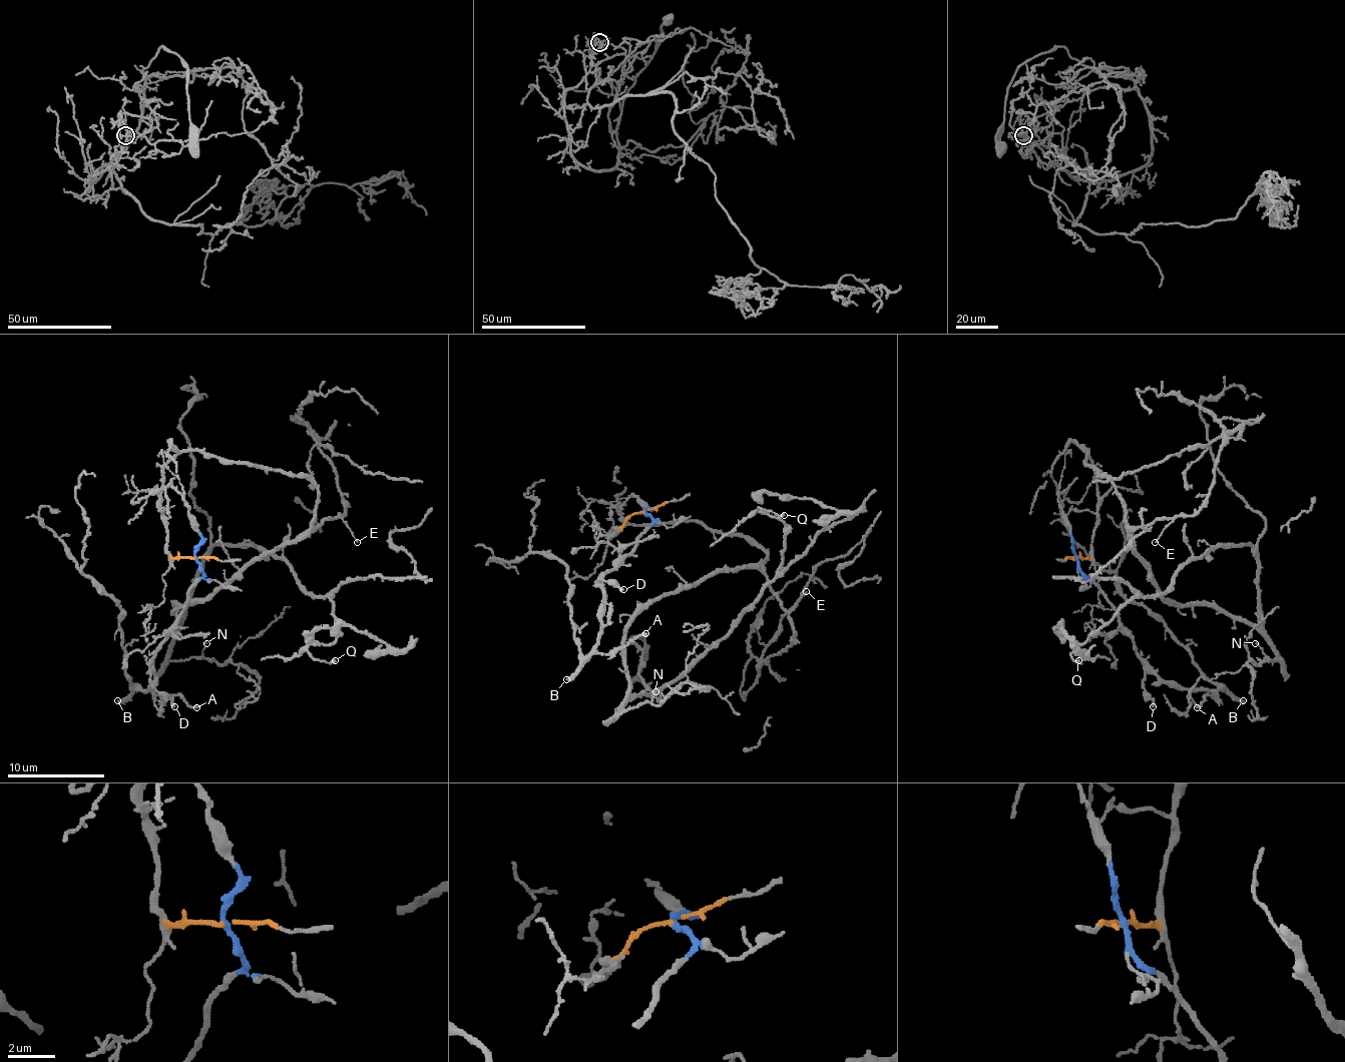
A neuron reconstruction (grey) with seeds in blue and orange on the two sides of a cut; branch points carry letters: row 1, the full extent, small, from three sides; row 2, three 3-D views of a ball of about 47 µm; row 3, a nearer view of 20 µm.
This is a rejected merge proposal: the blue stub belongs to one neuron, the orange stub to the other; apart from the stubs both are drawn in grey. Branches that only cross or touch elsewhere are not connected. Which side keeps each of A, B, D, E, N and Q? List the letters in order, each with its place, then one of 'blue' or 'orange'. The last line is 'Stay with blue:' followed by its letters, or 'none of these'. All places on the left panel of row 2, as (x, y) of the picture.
A: at (196, 707); blue
B: at (117, 700); blue
D: at (174, 706); blue
E: at (357, 542); orange
N: at (206, 643); orange
Q: at (335, 660); orange
Stay with blue: A, B, D

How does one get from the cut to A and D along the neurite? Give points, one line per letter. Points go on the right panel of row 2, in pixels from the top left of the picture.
A: (1076, 557), (1078, 569), (1115, 610), (1117, 625), (1143, 659), (1167, 681), (1218, 693), (1196, 708)
D: (1076, 557), (1078, 569), (1115, 610), (1117, 625), (1133, 640), (1145, 664), (1145, 683), (1152, 705)

